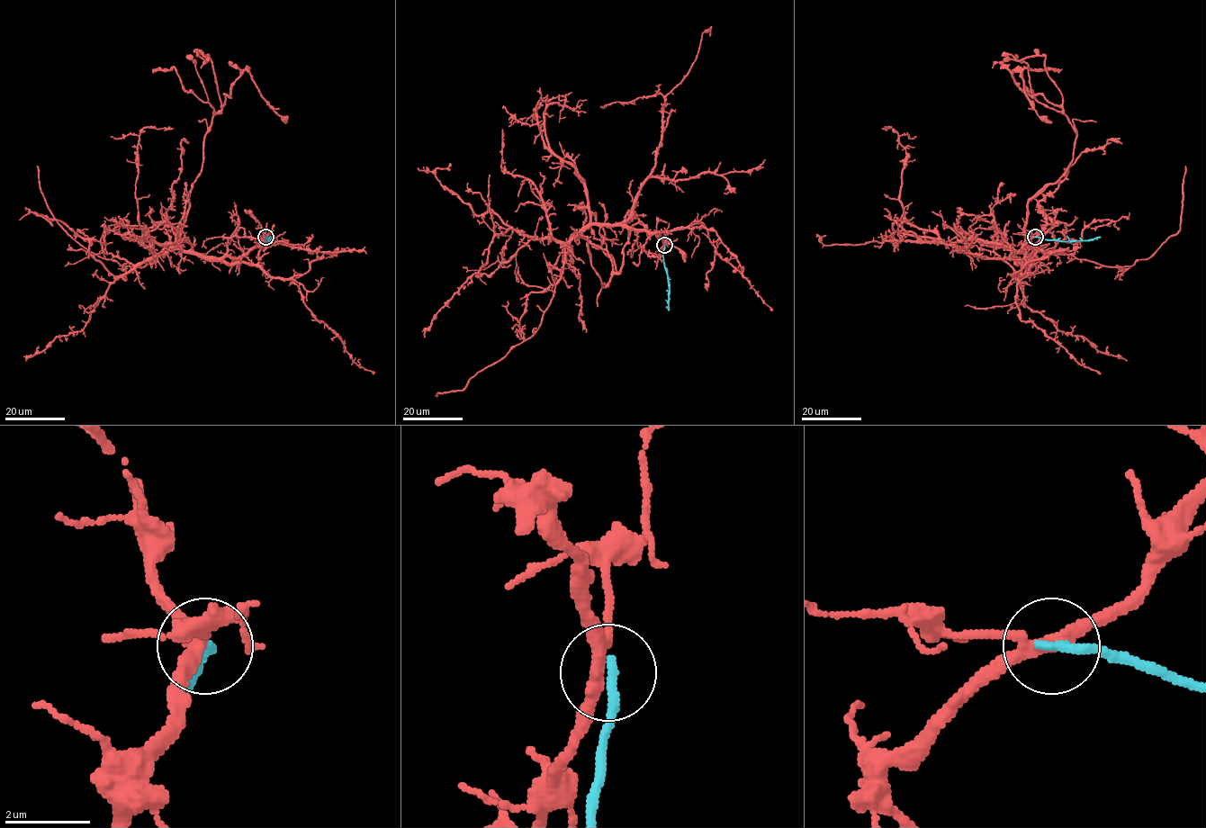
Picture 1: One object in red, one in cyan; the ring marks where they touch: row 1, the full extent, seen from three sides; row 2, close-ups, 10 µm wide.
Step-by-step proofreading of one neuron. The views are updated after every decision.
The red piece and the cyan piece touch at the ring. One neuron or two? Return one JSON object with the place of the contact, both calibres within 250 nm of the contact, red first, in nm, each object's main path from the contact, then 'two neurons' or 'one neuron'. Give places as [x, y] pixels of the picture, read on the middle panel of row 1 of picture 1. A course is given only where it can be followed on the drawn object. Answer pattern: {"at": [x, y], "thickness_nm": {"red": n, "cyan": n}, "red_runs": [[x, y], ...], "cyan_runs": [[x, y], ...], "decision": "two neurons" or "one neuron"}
{"at": [664, 245], "thickness_nm": {"red": 260, "cyan": 240}, "red_runs": [[664, 245], [656, 232], [621, 225], [577, 234], [604, 286], [640, 222], [685, 262]], "cyan_runs": [[664, 245], [669, 310]], "decision": "two neurons"}

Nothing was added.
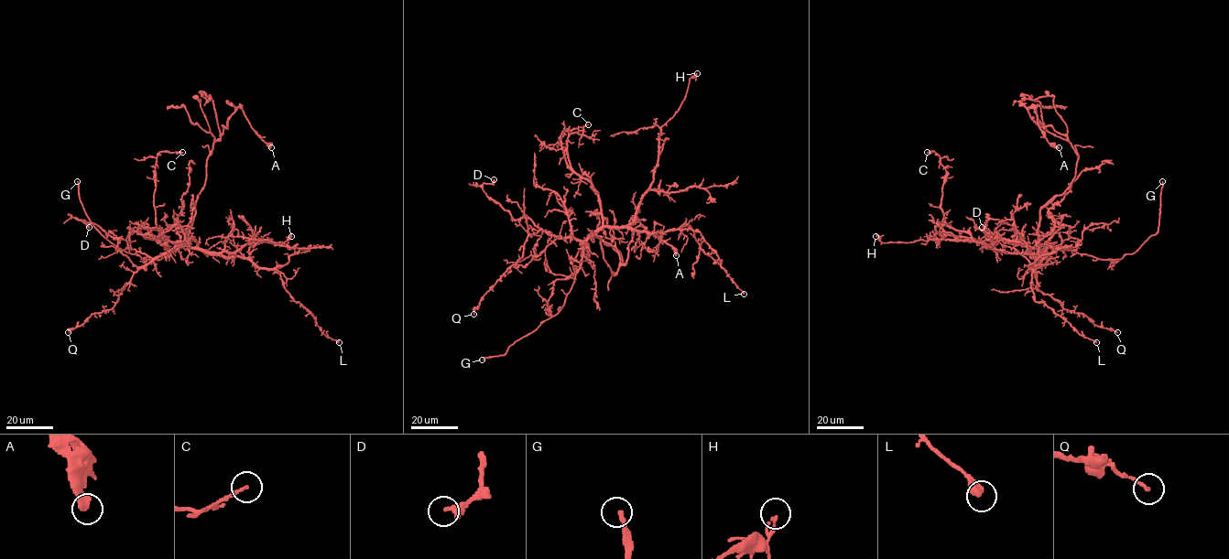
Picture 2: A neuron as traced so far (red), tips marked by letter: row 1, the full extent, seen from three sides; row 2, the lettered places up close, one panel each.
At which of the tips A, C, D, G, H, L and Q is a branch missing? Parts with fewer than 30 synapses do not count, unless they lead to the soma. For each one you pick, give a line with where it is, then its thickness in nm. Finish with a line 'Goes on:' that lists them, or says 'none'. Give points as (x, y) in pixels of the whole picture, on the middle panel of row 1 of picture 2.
G: Place: (482, 360). Thickness 200 nm
Goes on: G

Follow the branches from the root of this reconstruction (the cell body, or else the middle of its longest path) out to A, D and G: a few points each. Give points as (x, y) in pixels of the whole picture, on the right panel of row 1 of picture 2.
A: (1038, 228), (1039, 210), (1073, 178), (1078, 155), (1065, 135), (1033, 119), (1030, 107), (1043, 135), (1059, 147)
D: (1038, 228), (1043, 247), (1033, 267), (1014, 247), (1022, 236), (1012, 227), (989, 219), (982, 227)
G: (1038, 228), (1038, 241), (1048, 248), (1075, 250), (1101, 259), (1120, 259), (1135, 252), (1158, 231), (1162, 181)

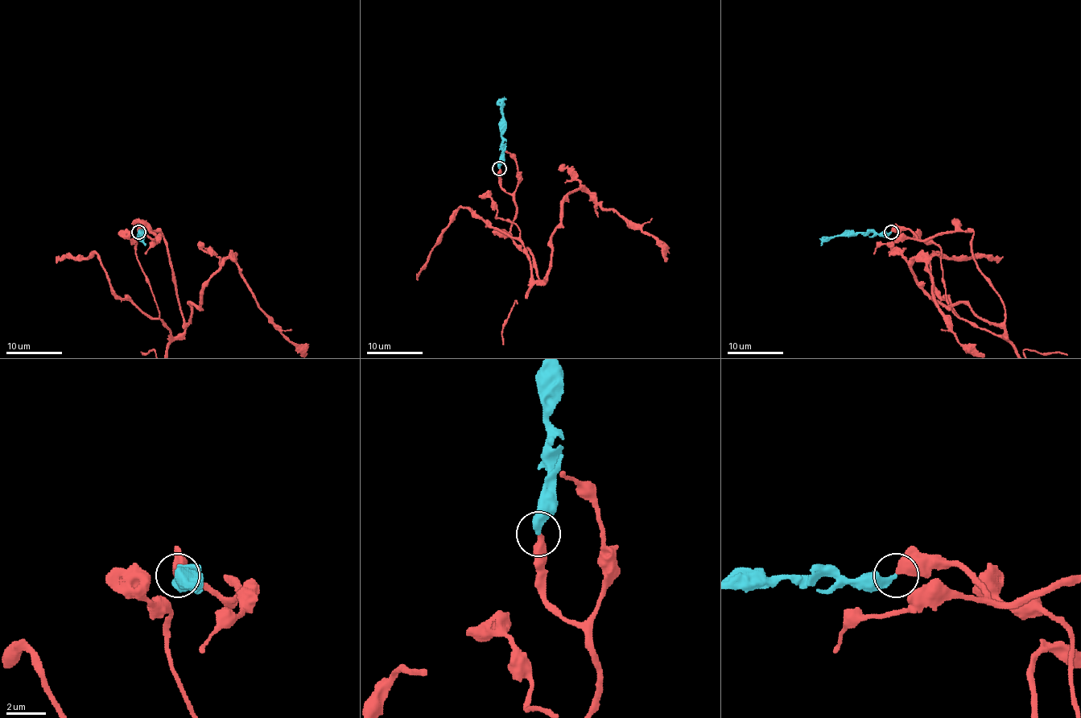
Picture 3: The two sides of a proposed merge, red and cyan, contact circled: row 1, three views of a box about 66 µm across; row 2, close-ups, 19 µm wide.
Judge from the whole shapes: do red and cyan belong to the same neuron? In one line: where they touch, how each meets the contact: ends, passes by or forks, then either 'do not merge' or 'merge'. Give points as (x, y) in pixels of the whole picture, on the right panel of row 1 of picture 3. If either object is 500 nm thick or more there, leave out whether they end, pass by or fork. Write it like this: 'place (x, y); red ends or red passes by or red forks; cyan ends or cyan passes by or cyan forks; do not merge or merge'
place (891, 232); red ends; cyan ends; merge

